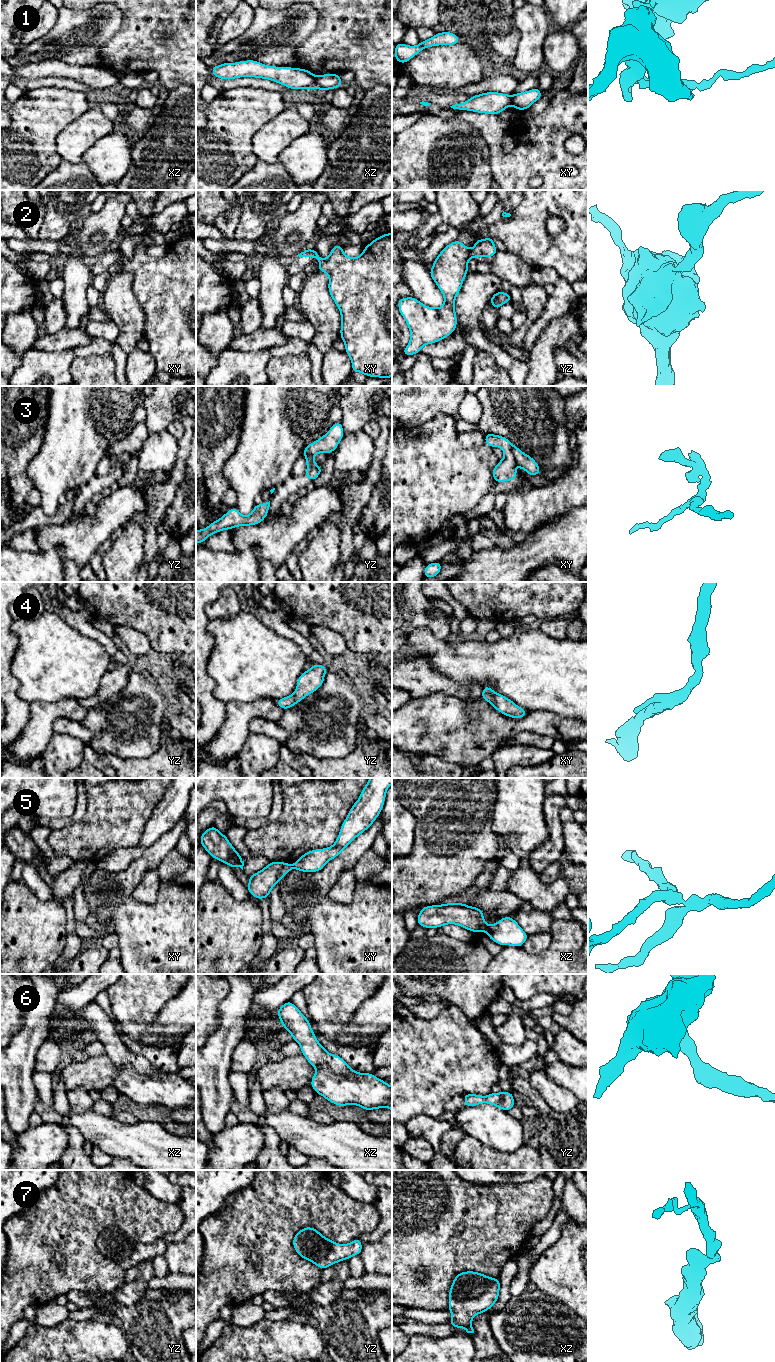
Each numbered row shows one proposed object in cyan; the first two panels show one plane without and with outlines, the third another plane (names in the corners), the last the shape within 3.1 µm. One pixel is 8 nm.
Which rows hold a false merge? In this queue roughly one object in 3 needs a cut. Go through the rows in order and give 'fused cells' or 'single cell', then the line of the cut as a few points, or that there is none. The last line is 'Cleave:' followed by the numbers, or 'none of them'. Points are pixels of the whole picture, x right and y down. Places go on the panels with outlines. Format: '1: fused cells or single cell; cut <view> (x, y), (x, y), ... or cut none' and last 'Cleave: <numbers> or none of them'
1: fused cells; cut xz (317, 76), (314, 87)
2: fused cells; cut xy (314, 250), (315, 257)
3: fused cells; cut xy (511, 445), (511, 451), (516, 463)
4: single cell; cut none
5: fused cells; cut xz (488, 926), (486, 930)
6: single cell; cut none
7: single cell; cut none
Cleave: 1, 2, 3, 5

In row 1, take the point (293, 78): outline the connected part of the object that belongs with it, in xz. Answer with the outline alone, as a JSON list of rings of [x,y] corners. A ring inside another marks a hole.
[[[246,60],[236,63],[225,62],[210,67],[215,78],[224,80],[254,77],[274,81],[289,89],[314,89],[317,76],[306,69],[269,66],[259,61]]]

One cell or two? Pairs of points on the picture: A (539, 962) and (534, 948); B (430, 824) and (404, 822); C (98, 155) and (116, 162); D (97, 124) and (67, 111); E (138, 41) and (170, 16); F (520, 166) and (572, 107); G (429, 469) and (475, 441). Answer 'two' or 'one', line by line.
A: two
B: two
C: one
D: two
E: one
F: one
G: two

